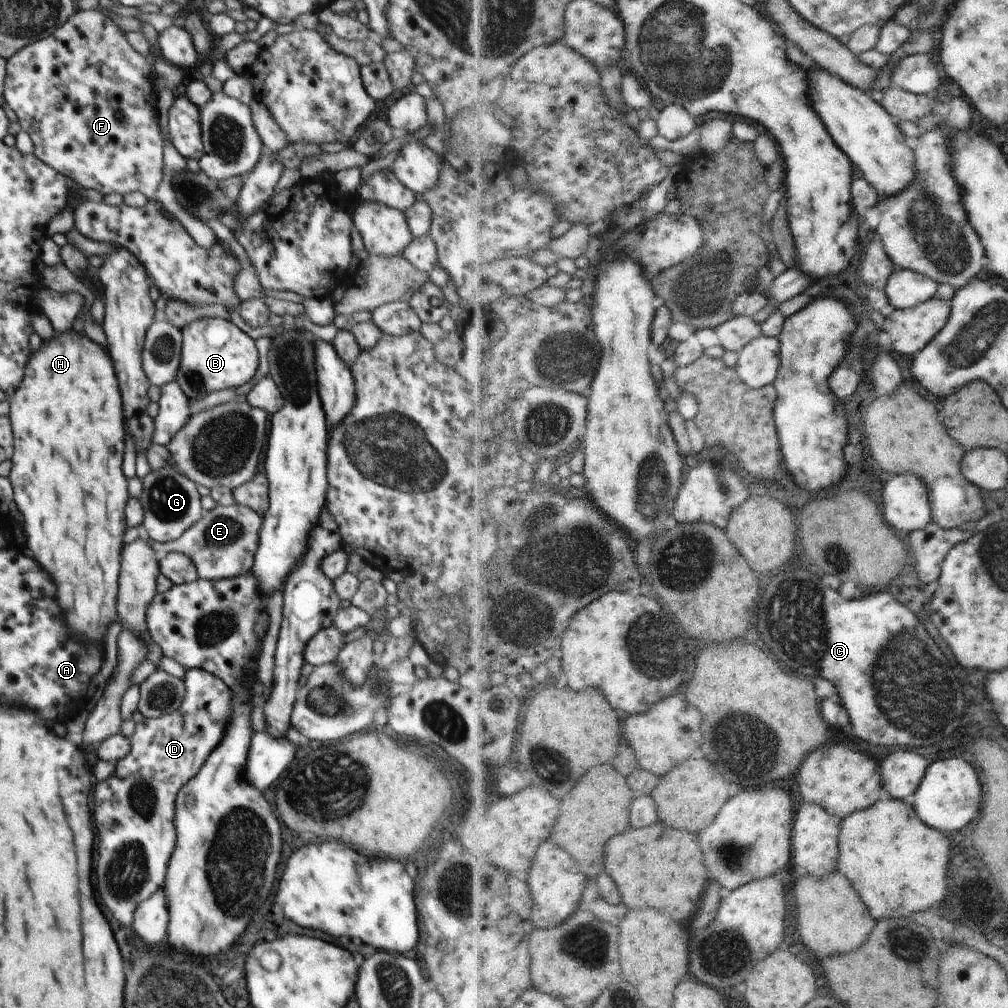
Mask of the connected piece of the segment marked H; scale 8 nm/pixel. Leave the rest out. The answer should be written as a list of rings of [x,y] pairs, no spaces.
[[[76,332],[58,334],[32,354],[20,388],[9,399],[9,419],[13,430],[14,452],[8,476],[14,502],[24,516],[26,544],[32,558],[56,584],[56,602],[64,614],[68,630],[78,638],[103,642],[108,626],[118,621],[116,596],[120,554],[126,532],[124,506],[130,500],[127,478],[122,474],[124,422],[122,400],[109,350],[92,344]]]

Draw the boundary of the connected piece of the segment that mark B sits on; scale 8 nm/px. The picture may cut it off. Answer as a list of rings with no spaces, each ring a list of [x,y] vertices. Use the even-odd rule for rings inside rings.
[[[200,318],[181,328],[181,332],[181,361],[175,379],[190,400],[202,399],[224,388],[238,388],[256,374],[259,364],[256,342],[232,321]]]

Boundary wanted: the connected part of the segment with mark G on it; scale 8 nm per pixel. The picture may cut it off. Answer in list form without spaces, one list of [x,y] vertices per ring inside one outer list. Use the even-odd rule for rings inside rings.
[[[152,468],[141,482],[143,490],[139,501],[143,508],[142,526],[146,528],[152,540],[158,542],[176,540],[202,518],[204,510],[201,505],[201,496],[196,489],[196,483],[187,476],[172,468],[160,470]]]

